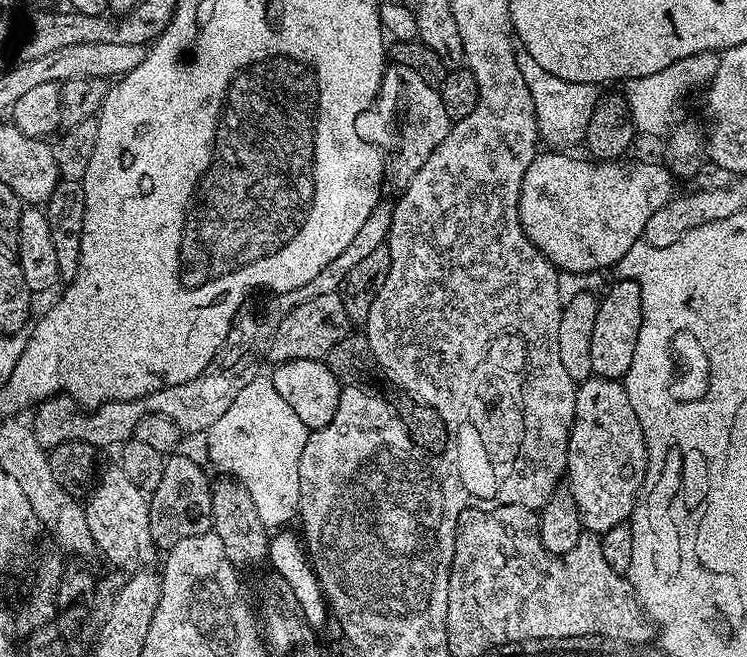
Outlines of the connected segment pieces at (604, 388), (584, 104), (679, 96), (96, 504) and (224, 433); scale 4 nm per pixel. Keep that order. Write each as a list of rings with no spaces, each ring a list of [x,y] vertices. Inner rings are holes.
[[[589,378],[576,389],[574,418],[568,439],[568,471],[566,483],[578,502],[578,514],[585,529],[602,534],[614,526],[625,523],[631,517],[633,508],[644,487],[644,476],[648,473],[648,451],[644,441],[644,431],[626,398],[623,383],[618,380]]]
[[[520,50],[516,53],[518,70],[522,70],[522,79],[526,82],[526,90],[530,90],[530,98],[534,102],[536,121],[540,127],[541,141],[552,150],[568,150],[571,144],[579,145],[584,139],[590,118],[596,105],[600,102],[601,89],[595,84],[582,82],[566,82],[566,78],[558,78],[538,66],[530,54]]]
[[[691,56],[678,62],[670,62],[666,70],[658,70],[658,74],[646,74],[646,78],[627,81],[622,95],[628,105],[630,119],[637,133],[645,132],[648,136],[667,137],[674,125],[681,119],[680,107],[684,99],[695,88],[703,89],[716,72],[717,61],[712,58]]]
[[[112,466],[99,473],[91,492],[83,501],[86,524],[94,534],[99,555],[105,556],[112,564],[125,568],[131,574],[147,569],[156,560],[158,549],[150,534],[149,497],[118,466]]]
[[[257,378],[230,402],[230,410],[208,428],[208,456],[220,471],[217,473],[237,480],[246,489],[250,498],[254,498],[254,506],[258,506],[258,518],[269,529],[276,530],[297,519],[300,510],[298,458],[302,458],[309,435],[310,429],[290,410],[282,394],[274,390],[271,379]]]

